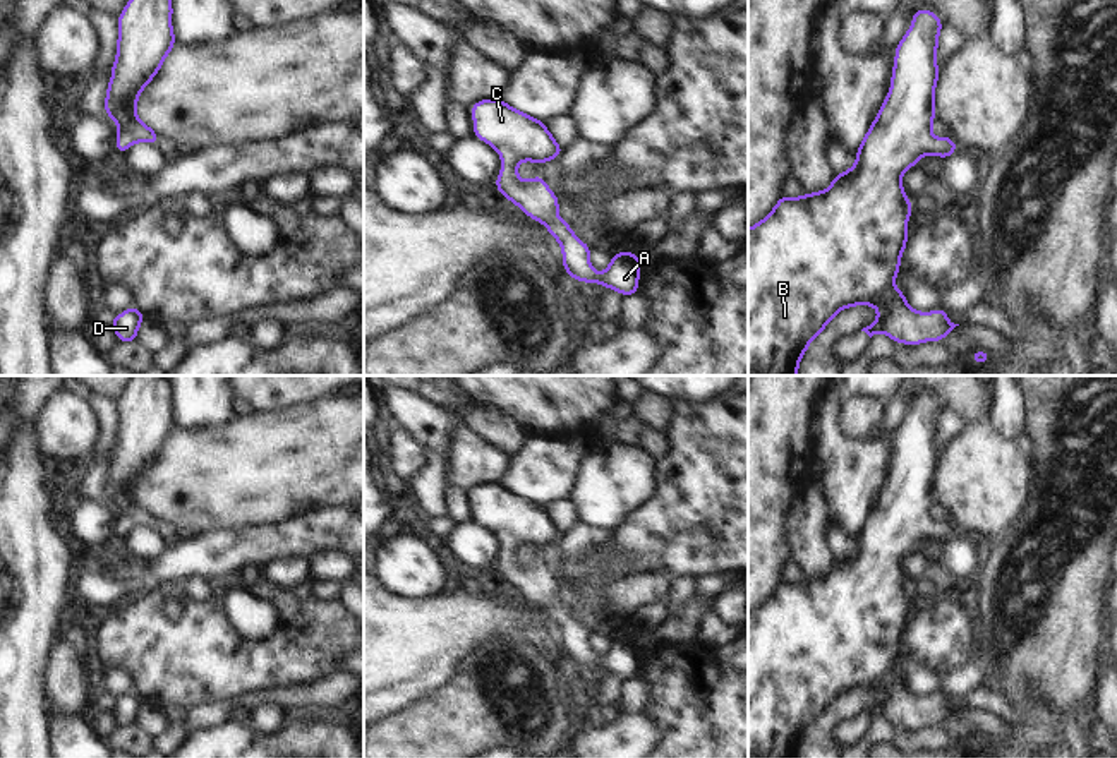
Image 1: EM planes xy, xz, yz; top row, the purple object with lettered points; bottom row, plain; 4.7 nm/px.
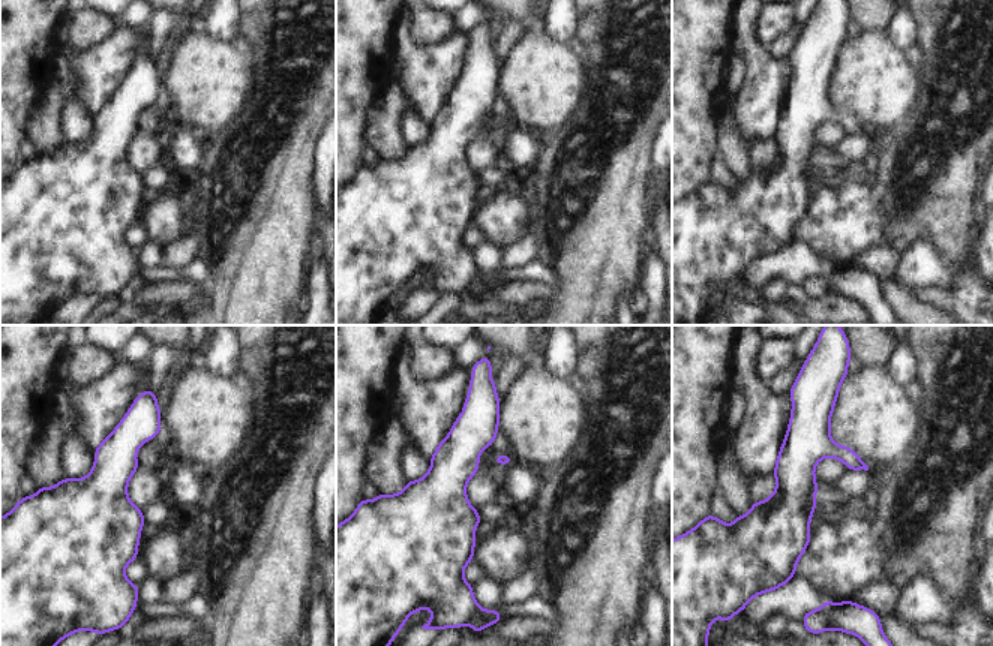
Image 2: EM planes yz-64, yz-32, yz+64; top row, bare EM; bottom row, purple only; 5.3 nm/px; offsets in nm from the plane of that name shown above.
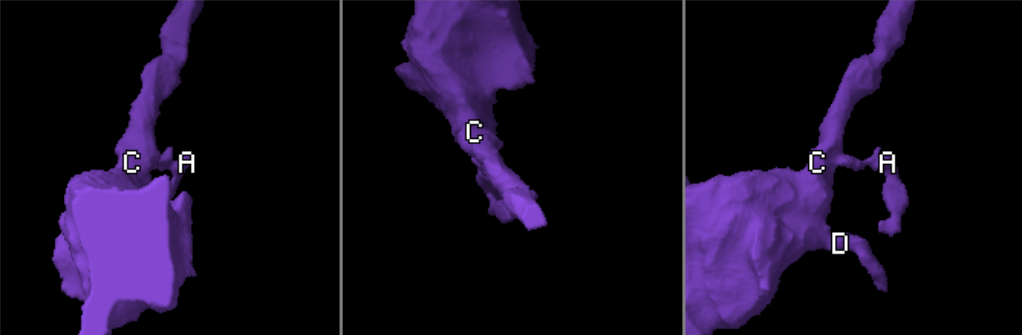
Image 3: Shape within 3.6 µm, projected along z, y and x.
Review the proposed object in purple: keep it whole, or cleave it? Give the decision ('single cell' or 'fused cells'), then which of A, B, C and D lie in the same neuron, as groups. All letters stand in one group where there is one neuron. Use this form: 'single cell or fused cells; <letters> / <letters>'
single cell; A B C D

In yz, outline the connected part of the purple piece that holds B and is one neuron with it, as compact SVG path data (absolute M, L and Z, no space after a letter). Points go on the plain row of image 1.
M927 393L913 396L911 412L896 430L891 473L858 532L856 547L836 559L825 575L801 581L781 580L767 602L748 612L748 758L798 758L810 725L834 705L839 695L854 689L872 689L879 696L875 707L861 713L870 722L880 715L904 729L942 725L959 710L947 703L942 691L932 696L911 693L904 677L894 671L901 638L908 629L906 614L913 595L903 573L903 557L918 549L927 537L945 544L957 535L951 521L932 518L939 466L937 424L942 412L935 396Z

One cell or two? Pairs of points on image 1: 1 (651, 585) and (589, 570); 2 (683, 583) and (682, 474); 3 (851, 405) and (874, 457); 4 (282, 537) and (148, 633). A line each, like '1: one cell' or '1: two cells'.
1: one cell
2: two cells
3: two cells
4: two cells

